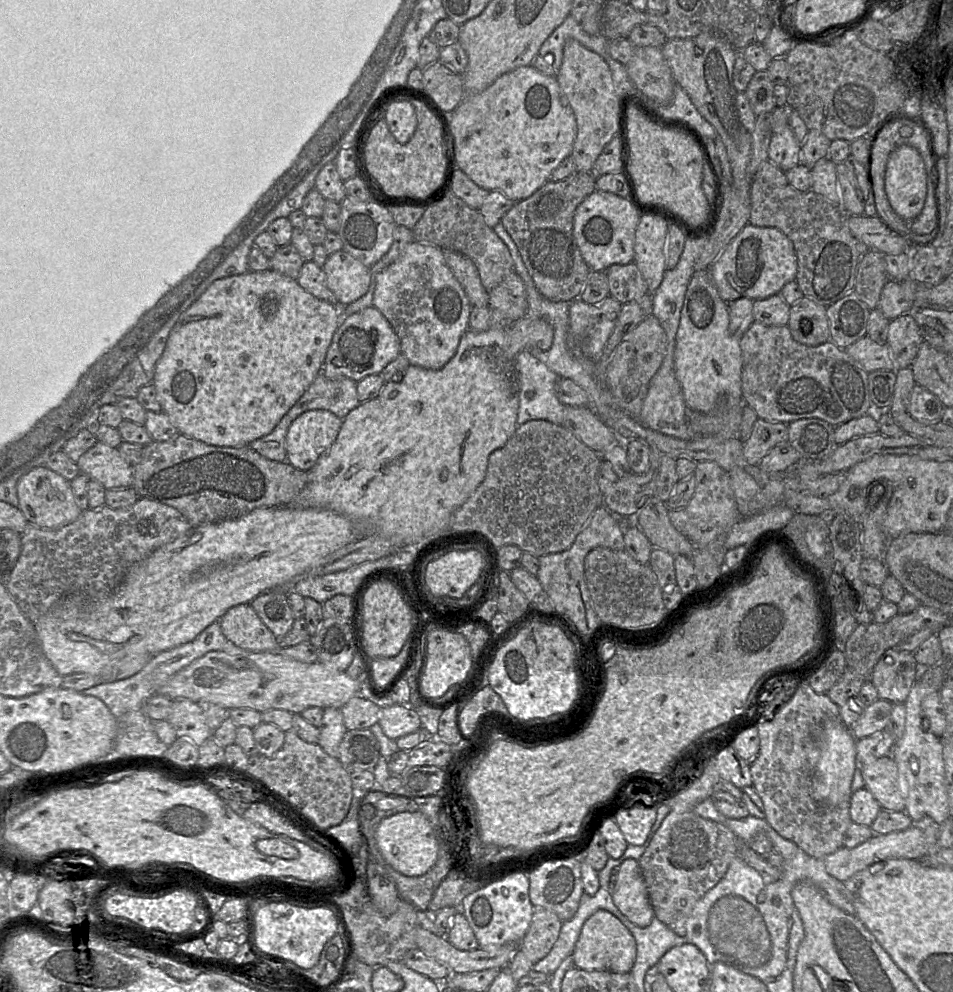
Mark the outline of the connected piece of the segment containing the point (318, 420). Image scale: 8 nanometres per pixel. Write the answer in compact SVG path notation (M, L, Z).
M310 410L290 425L285 448L287 462L308 472L335 442L343 419L327 410Z

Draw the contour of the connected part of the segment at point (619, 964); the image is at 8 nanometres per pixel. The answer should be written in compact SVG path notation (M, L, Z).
M600 909L583 924L571 961L573 966L586 971L607 970L615 973L630 973L636 954L636 940L631 932L610 912Z

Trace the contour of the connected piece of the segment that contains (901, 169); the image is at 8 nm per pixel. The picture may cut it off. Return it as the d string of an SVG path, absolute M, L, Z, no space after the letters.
M911 146L896 148L887 160L885 192L894 212L904 221L912 221L921 213L926 198L924 162Z

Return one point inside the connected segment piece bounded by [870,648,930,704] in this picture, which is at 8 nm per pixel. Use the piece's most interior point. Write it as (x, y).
(896, 671)

